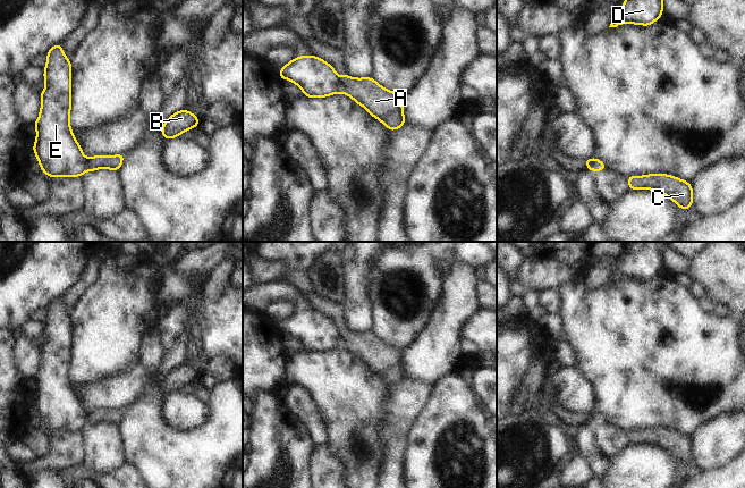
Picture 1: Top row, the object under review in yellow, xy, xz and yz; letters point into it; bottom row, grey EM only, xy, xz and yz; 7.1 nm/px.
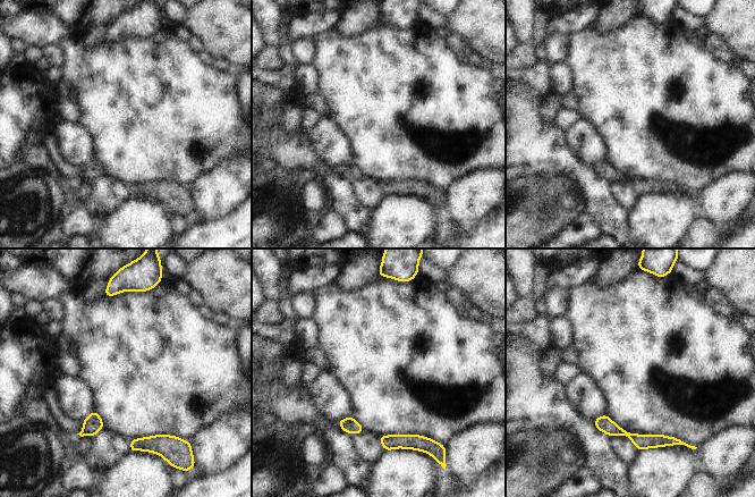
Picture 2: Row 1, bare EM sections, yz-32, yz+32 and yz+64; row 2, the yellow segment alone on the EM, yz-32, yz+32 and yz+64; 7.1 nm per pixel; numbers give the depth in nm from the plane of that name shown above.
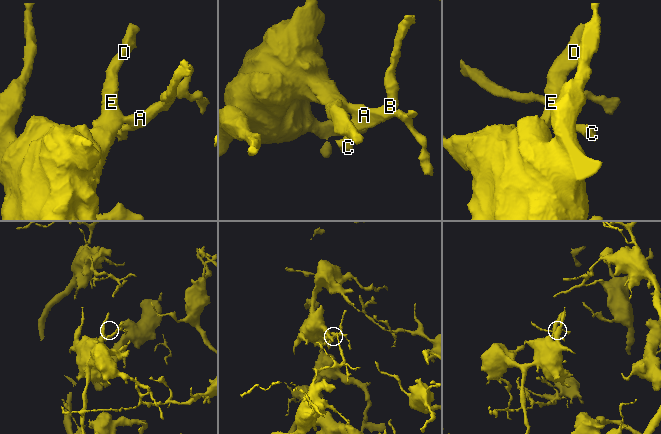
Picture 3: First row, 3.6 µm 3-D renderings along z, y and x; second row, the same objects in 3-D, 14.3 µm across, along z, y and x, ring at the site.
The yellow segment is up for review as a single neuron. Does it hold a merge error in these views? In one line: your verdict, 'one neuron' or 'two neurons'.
two neurons

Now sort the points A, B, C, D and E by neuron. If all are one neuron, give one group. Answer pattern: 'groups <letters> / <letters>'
groups A B C / D E

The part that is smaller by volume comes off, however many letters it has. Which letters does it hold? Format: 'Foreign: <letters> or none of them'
Foreign: A, B, C.

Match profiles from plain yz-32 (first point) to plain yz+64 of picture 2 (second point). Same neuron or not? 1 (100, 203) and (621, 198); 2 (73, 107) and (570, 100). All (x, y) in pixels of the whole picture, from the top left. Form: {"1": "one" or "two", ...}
{"1": "one", "2": "one"}

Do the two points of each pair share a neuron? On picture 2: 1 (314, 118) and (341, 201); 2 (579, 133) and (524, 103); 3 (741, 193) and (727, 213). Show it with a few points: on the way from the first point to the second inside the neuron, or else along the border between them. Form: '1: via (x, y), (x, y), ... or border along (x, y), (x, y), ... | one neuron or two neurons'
1: border along (302, 127), (308, 132) | two neurons
2: border along (566, 131), (568, 143), (577, 156) | two neurons
3: via (737, 198), (727, 209) | one neuron

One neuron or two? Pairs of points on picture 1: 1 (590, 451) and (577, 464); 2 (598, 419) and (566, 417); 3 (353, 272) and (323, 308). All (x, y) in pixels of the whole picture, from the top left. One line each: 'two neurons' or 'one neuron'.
1: two neurons
2: one neuron
3: two neurons

